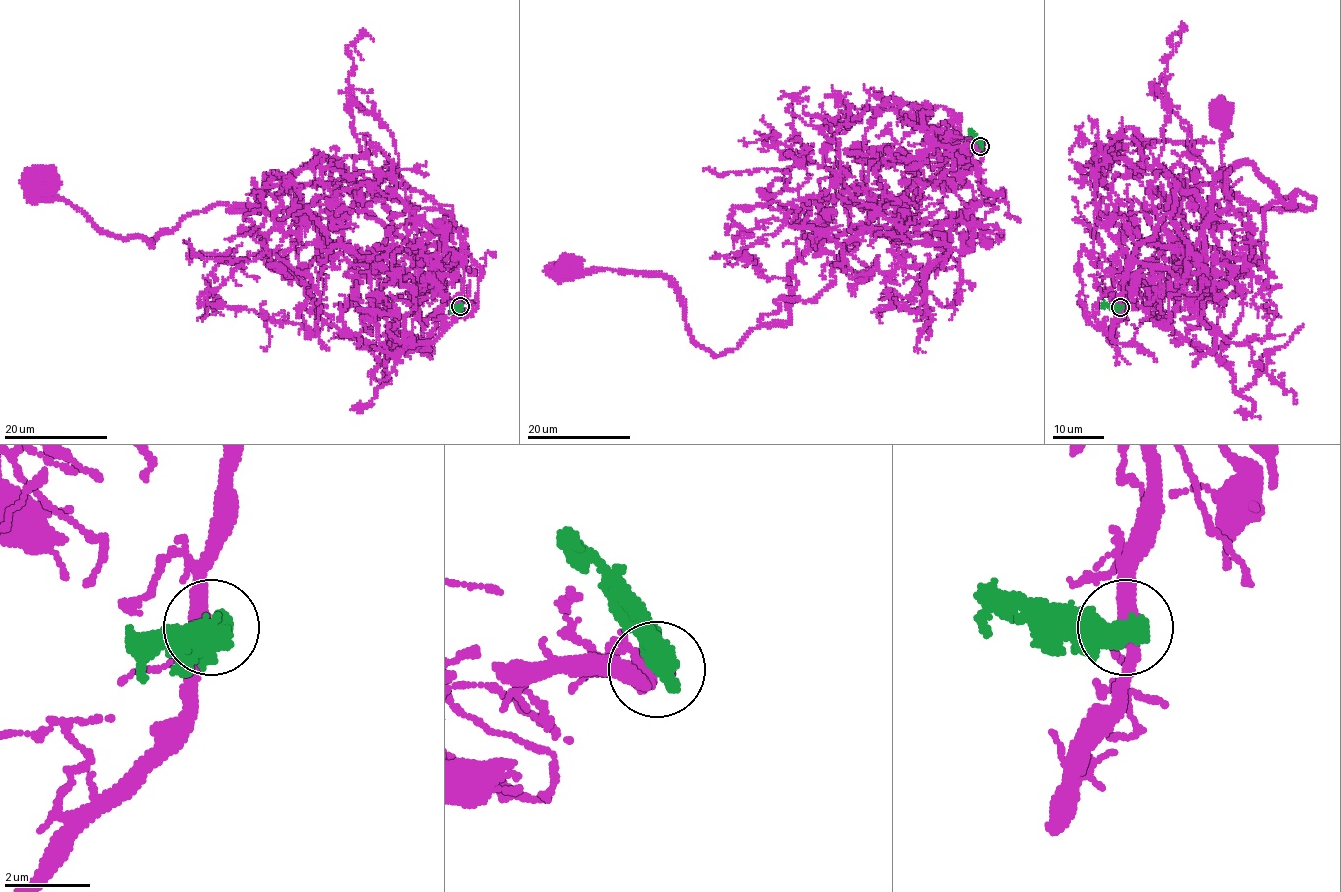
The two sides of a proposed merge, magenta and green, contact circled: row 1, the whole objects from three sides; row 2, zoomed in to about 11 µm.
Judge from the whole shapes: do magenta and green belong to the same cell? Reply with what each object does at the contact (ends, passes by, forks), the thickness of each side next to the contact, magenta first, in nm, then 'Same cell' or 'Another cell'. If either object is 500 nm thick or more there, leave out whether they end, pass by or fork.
Thickness 320 nm (magenta) against 650 nm. Another cell

